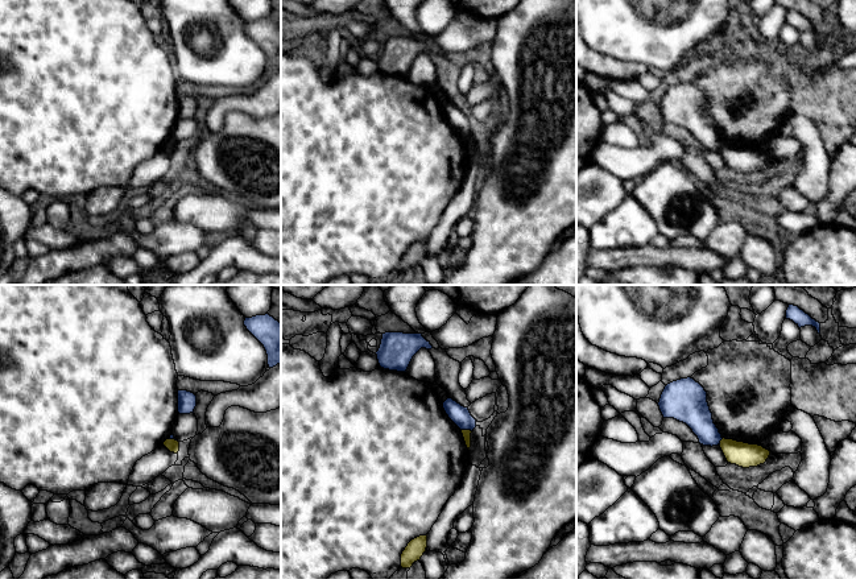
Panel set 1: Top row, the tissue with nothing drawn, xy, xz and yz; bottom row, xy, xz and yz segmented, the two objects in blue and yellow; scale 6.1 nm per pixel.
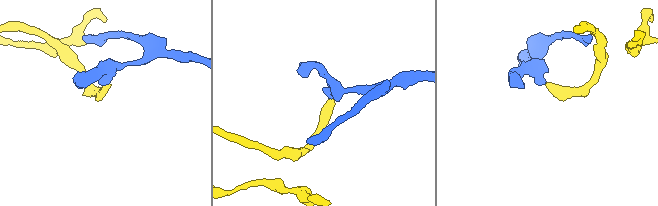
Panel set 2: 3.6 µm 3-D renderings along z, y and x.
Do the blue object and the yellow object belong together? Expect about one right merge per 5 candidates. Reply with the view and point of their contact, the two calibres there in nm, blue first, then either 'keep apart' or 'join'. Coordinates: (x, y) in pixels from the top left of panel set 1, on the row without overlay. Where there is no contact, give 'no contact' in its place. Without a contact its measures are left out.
xz (467, 133) | 120/50 nm | keep apart

